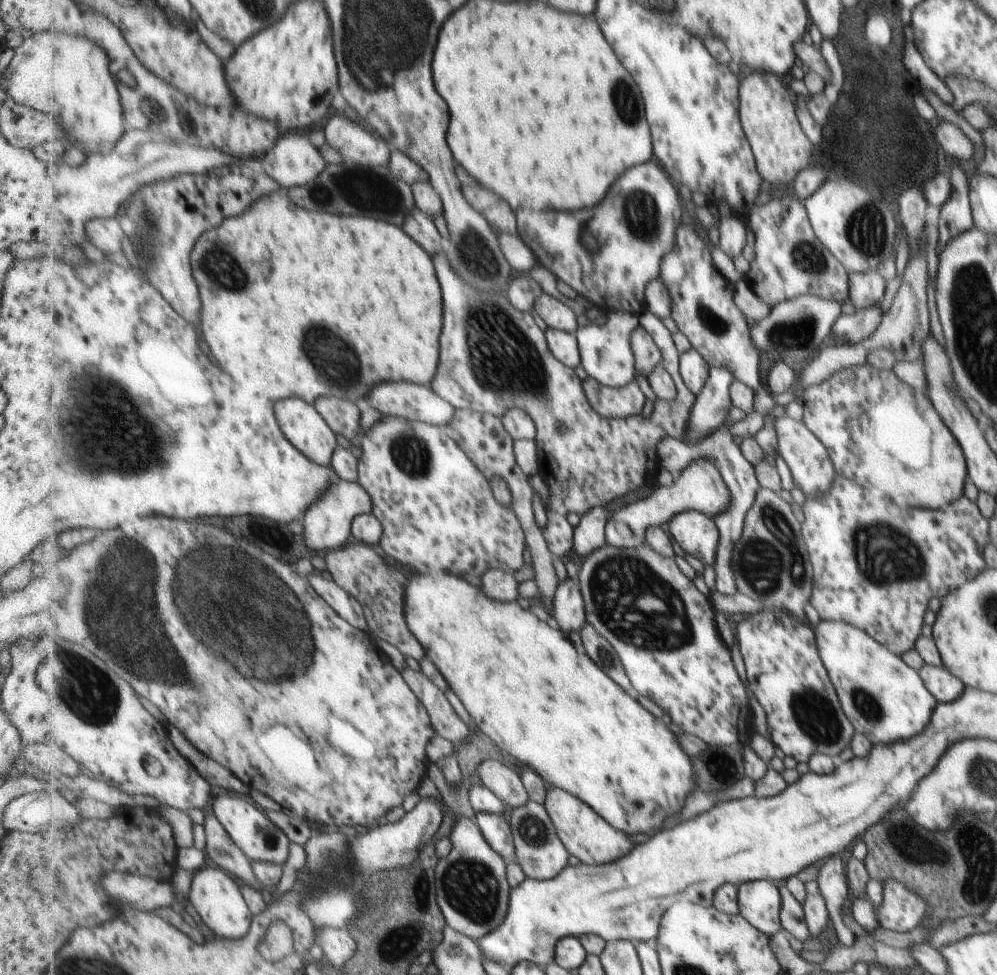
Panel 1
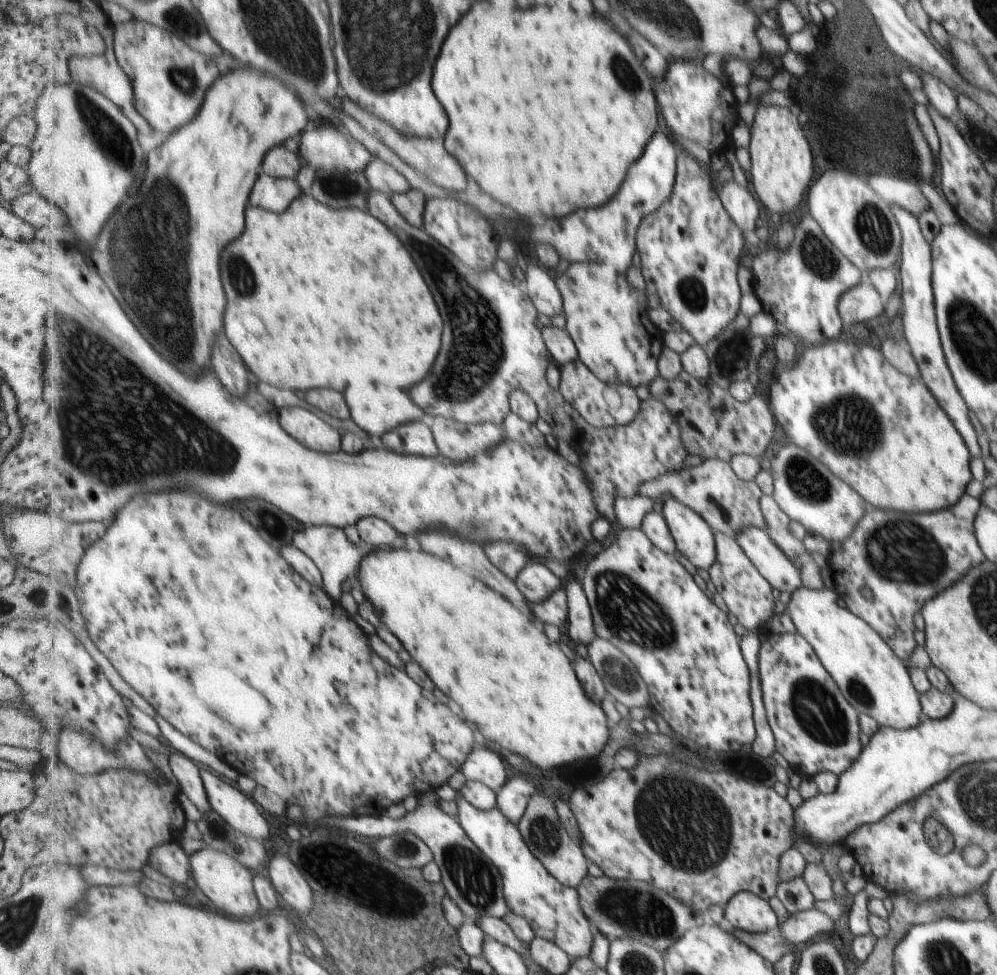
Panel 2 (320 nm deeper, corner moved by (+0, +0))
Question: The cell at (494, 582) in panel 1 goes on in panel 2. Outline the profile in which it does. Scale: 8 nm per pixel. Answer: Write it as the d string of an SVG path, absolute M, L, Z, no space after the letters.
M529 563L515 582L519 590L533 603L544 603L563 584L557 574L551 574L551 570L541 563Z

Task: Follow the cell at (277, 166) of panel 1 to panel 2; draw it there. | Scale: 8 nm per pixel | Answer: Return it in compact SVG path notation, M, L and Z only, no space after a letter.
M263 174L255 184L255 190L251 194L251 204L283 214L299 194L301 194L301 187L296 178L295 180L277 180Z

